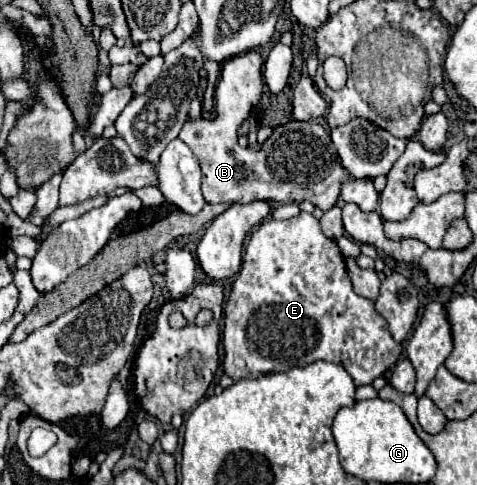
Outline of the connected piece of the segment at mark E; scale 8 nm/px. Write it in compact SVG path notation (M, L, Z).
M299 213L283 221L269 217L251 233L223 321L223 369L233 381L289 371L321 359L343 365L359 387L371 385L375 377L385 375L401 359L401 345L387 331L387 321L375 311L371 299L359 297L353 291L337 243L323 235L319 221L311 213Z

